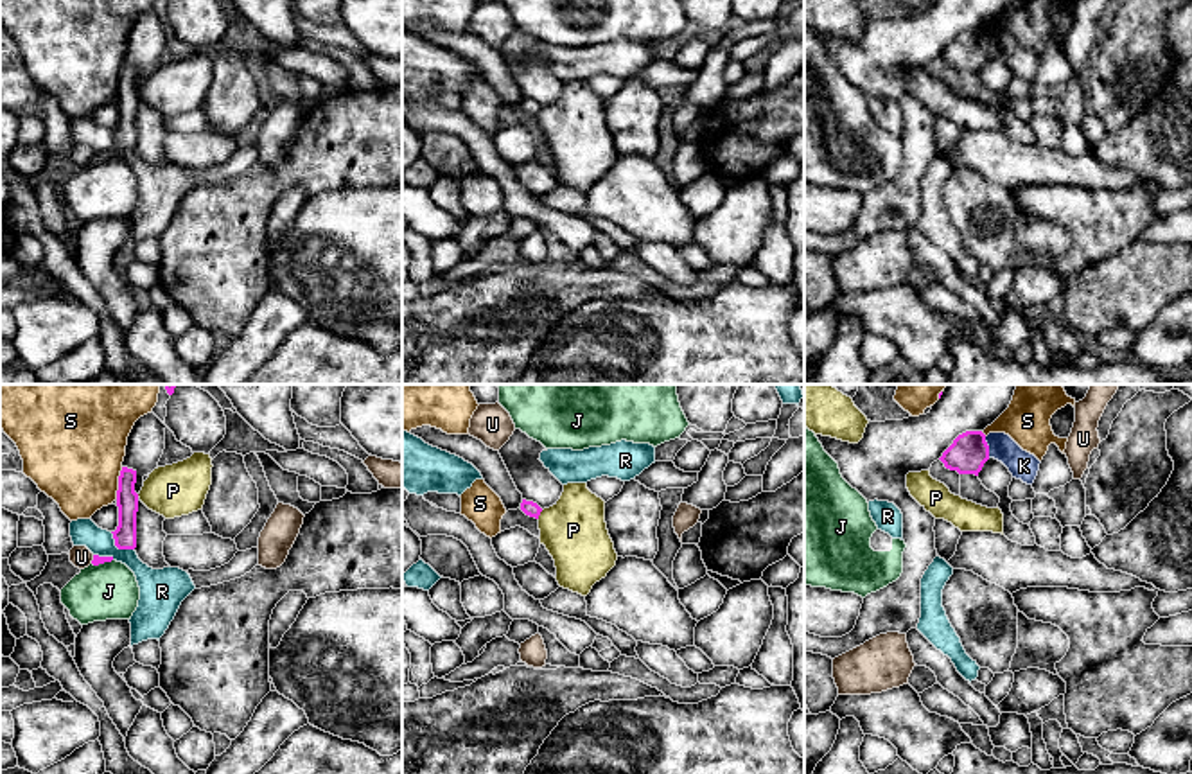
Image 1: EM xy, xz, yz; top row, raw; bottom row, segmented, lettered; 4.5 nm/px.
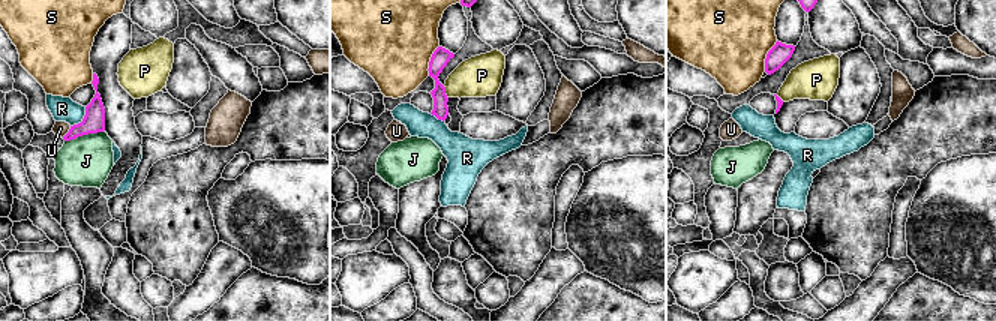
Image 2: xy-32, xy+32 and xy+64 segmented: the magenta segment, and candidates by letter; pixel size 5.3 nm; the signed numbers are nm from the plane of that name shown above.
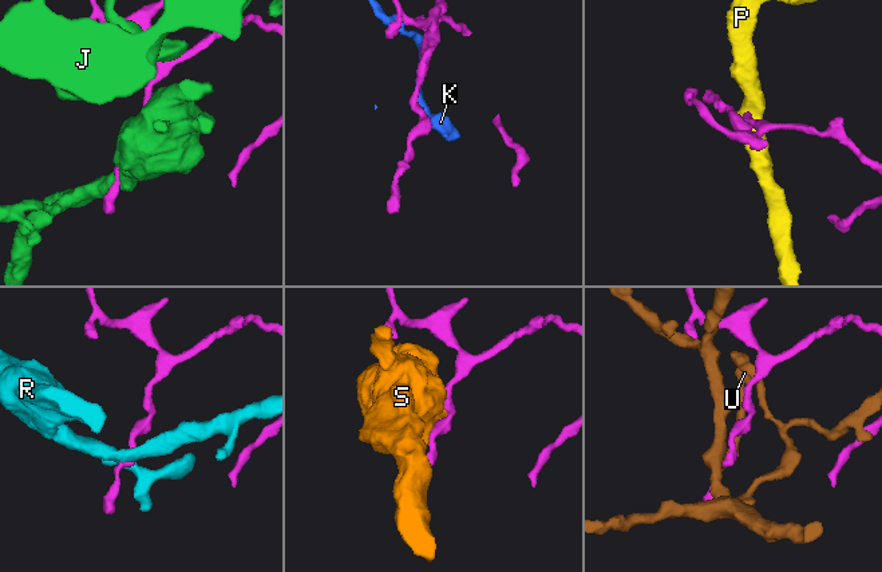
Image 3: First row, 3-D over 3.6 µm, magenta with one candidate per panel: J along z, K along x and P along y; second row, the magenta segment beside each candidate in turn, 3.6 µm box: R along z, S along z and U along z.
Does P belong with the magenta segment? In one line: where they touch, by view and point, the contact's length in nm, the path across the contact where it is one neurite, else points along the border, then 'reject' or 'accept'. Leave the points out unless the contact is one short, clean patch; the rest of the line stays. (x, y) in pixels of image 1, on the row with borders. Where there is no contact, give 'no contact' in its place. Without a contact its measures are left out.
meets magenta in xz at (539, 514); contact 50 nm long; border along xz (543, 510), (537, 518); reject

